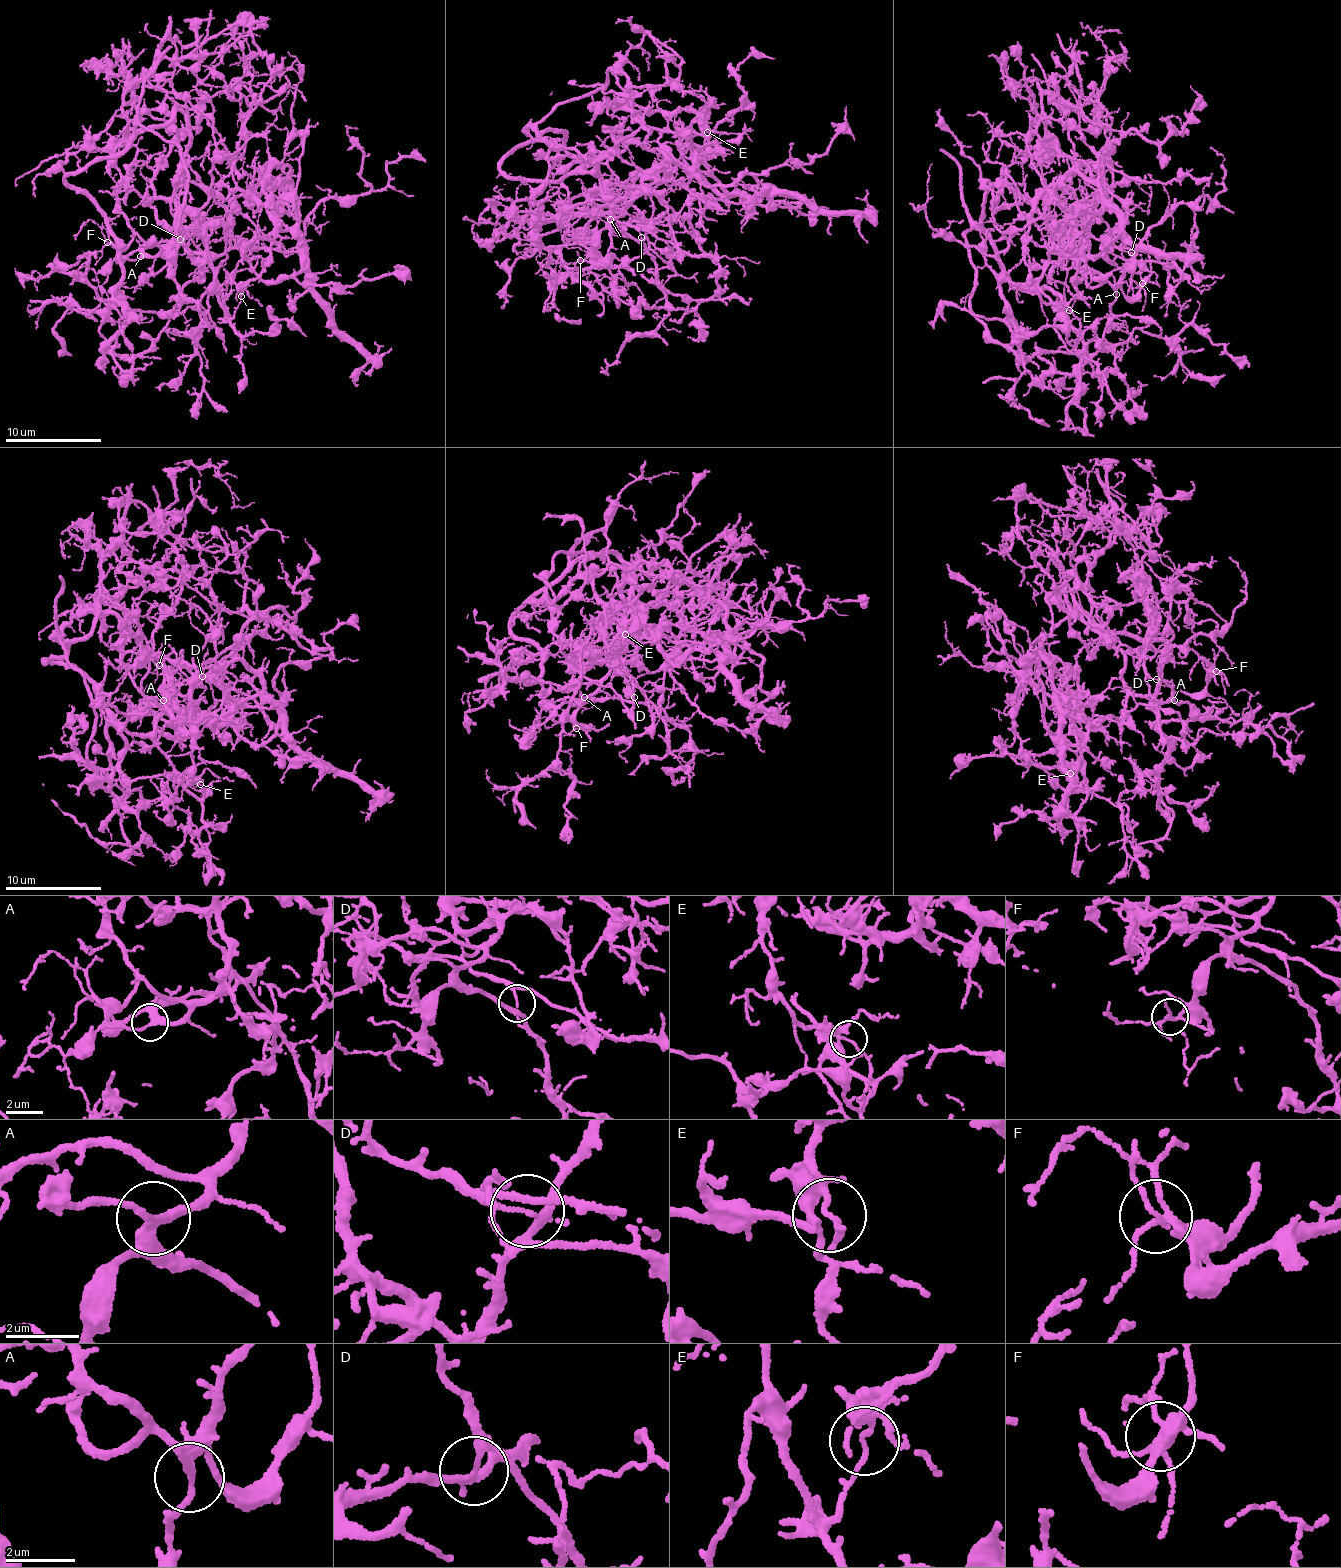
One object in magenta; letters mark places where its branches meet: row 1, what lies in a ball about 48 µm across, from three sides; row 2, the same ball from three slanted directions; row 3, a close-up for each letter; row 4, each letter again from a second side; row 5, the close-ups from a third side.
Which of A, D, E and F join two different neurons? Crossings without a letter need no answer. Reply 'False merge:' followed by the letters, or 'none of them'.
False merge: D, E

